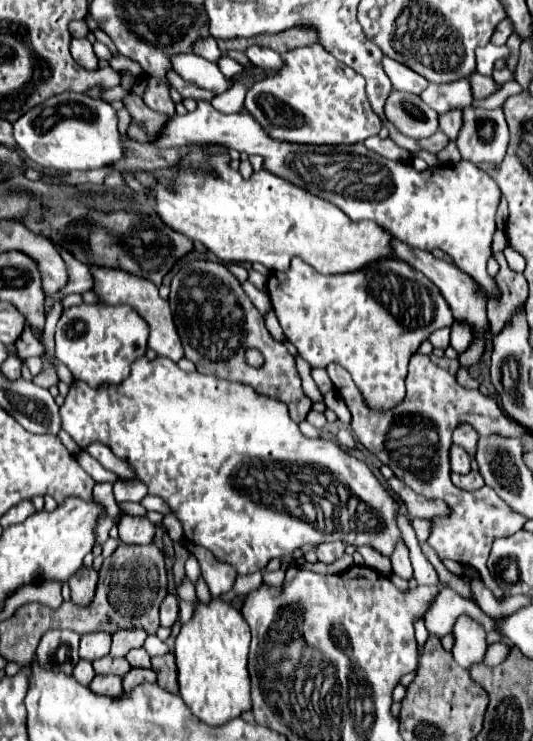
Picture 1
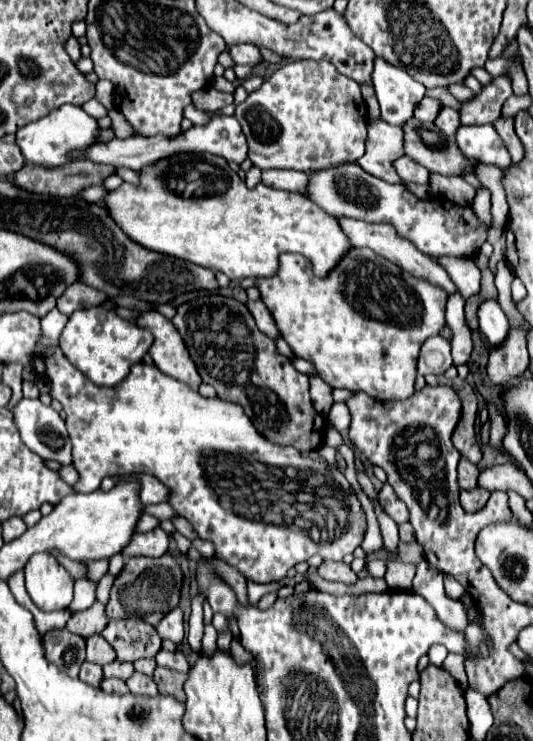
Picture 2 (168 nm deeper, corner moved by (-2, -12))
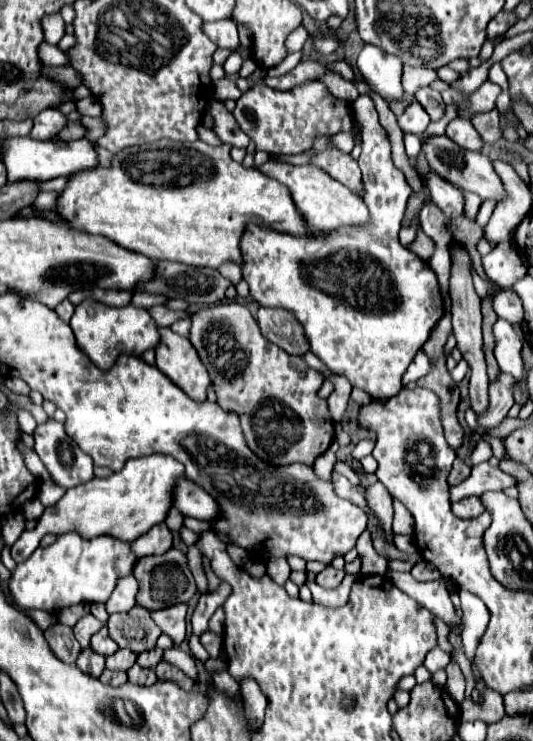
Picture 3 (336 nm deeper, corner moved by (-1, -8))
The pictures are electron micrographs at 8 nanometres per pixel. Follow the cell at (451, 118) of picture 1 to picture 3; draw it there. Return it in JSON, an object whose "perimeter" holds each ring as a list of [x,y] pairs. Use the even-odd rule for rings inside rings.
{"perimeter":[[[420,88],[414,96],[420,102],[420,106],[428,112],[428,116],[430,116],[432,122],[436,122],[436,120],[442,118],[442,114],[444,114],[444,102],[440,98],[440,92],[436,92],[432,88]]]}

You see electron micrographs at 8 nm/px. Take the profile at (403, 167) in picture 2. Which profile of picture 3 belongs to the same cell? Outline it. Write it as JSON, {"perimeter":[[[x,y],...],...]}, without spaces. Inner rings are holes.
{"perimeter":[[[434,172],[428,174],[426,184],[430,188],[430,194],[432,194],[434,204],[444,212],[446,218],[462,216],[462,210],[464,210],[464,194],[460,190],[456,190],[450,182],[442,180]]]}

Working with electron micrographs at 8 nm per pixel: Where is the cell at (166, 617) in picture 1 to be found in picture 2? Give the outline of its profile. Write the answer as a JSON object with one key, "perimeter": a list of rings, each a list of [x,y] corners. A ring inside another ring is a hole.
{"perimeter":[[[173,608],[159,624],[157,624],[157,632],[161,638],[167,638],[175,644],[179,644],[183,640],[183,612],[179,608]]]}

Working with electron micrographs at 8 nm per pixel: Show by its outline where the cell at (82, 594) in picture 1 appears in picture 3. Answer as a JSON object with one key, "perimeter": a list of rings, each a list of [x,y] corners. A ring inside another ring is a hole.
{"perimeter":[[[86,614],[82,620],[76,622],[76,626],[72,628],[74,630],[74,636],[80,640],[80,646],[82,648],[88,648],[90,646],[90,638],[102,628],[102,622],[96,620],[92,614]]]}

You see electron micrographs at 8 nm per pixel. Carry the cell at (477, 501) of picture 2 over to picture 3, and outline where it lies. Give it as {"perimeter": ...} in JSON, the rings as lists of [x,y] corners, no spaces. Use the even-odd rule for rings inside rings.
{"perimeter":[[[470,496],[470,498],[464,498],[460,502],[454,502],[452,512],[458,518],[476,518],[476,516],[480,516],[484,512],[484,506],[482,506],[478,496]]]}

